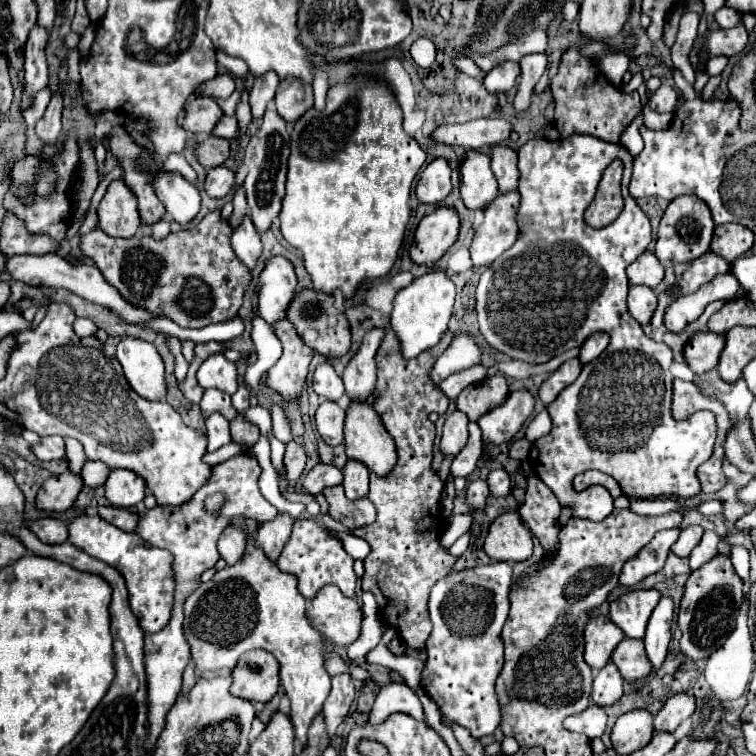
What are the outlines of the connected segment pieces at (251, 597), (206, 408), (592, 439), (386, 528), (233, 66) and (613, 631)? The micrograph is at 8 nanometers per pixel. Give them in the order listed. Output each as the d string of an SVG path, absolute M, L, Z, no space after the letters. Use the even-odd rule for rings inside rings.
M254 537L248 539L246 555L244 555L242 561L238 561L238 563L232 565L232 567L226 567L226 569L218 571L218 573L214 575L212 581L202 583L202 585L186 599L186 603L184 603L184 633L186 633L188 645L190 645L190 649L192 649L192 659L196 661L196 675L198 675L198 677L200 677L204 671L216 673L216 671L222 671L222 669L224 669L224 671L226 671L226 669L234 669L236 663L238 663L238 659L240 659L244 653L254 651L254 649L264 649L264 651L272 653L272 655L278 659L278 663L280 663L280 683L282 683L286 695L290 697L290 721L292 721L292 725L294 725L294 733L296 733L296 737L300 739L300 743L306 745L308 727L310 727L310 723L314 721L314 717L322 711L322 703L326 701L326 697L328 697L328 693L330 693L330 675L328 675L326 669L324 669L324 657L322 657L322 655L324 655L324 651L322 651L324 639L322 639L322 635L312 627L312 623L310 623L308 617L306 617L306 599L304 599L304 597L298 593L298 589L296 589L296 577L294 577L294 575L288 575L288 573L282 573L282 571L276 567L276 563L272 563L270 559L266 559L266 555L262 555L262 549L258 549L258 547L252 545L252 539L254 539Z
M206 389L200 401L200 407L204 419L210 417L212 413L222 413L228 421L232 421L238 415L238 411L232 407L230 395L226 395L226 393L218 391L218 389Z
M570 135L558 141L530 139L518 149L518 169L522 195L518 209L520 237L502 257L490 265L490 269L482 273L480 285L476 289L476 311L484 339L512 359L526 363L546 363L560 351L580 347L580 341L584 341L594 331L606 331L610 335L606 351L596 361L584 365L578 381L572 387L566 387L562 395L558 395L556 401L546 407L552 417L552 431L532 445L528 455L532 471L554 491L562 507L572 509L572 517L584 519L592 519L592 515L580 515L572 479L588 469L610 473L620 483L622 493L628 497L696 497L700 493L696 469L700 463L710 459L714 451L716 417L708 410L697 411L684 421L676 421L672 417L672 351L666 343L656 343L646 337L642 325L632 315L628 315L626 267L638 255L642 255L652 241L650 221L628 193L632 155L621 144L606 143L602 139L594 139L592 135ZM616 157L624 165L621 181L624 208L614 223L602 229L594 229L584 223L582 215L594 199L604 169Z
M386 329L382 345L376 353L378 383L372 409L380 415L384 427L396 443L398 463L386 477L378 477L374 473L370 475L368 499L378 509L378 519L372 525L358 527L354 535L368 541L372 547L364 561L366 573L362 577L362 589L374 593L380 615L398 631L400 639L410 649L424 649L432 631L426 607L430 587L438 579L446 577L456 563L456 557L440 545L444 517L440 513L438 499L444 483L430 467L436 429L428 419L430 411L448 409L446 395L430 381L430 369L450 341L452 333L446 329L440 343L430 351L424 351L414 359L402 359L402 351L398 351L398 337L394 331Z
M218 51L218 63L228 69L234 77L244 77L248 73L248 65L242 61L242 59L236 59L236 57L228 57L226 53Z
M590 617L586 629L584 629L584 641L586 641L586 651L584 659L592 669L602 669L608 661L616 645L624 639L622 631L610 623L608 617Z

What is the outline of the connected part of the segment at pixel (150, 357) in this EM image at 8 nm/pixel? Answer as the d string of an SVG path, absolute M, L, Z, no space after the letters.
M124 337L118 343L116 359L124 369L124 377L130 387L148 401L158 401L166 397L164 361L156 347L148 341L134 337Z

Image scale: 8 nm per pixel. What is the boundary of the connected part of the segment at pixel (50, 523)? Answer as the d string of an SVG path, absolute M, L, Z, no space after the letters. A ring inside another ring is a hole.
M44 517L44 519L36 519L30 527L38 539L42 543L64 543L68 539L68 527L62 519L50 519L50 517Z

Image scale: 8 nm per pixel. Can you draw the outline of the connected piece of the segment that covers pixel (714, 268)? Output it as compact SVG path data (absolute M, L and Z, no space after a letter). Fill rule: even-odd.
M706 251L706 255L694 259L686 267L682 277L672 287L668 287L668 291L672 293L672 297L690 295L690 293L698 291L698 287L702 287L704 283L710 283L714 277L730 273L730 267L732 265L726 259L722 259L718 253Z

